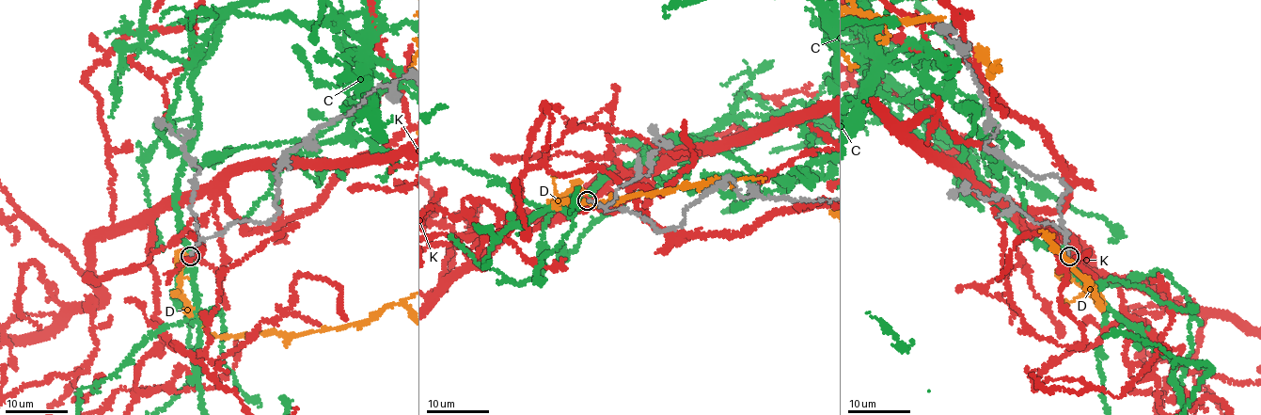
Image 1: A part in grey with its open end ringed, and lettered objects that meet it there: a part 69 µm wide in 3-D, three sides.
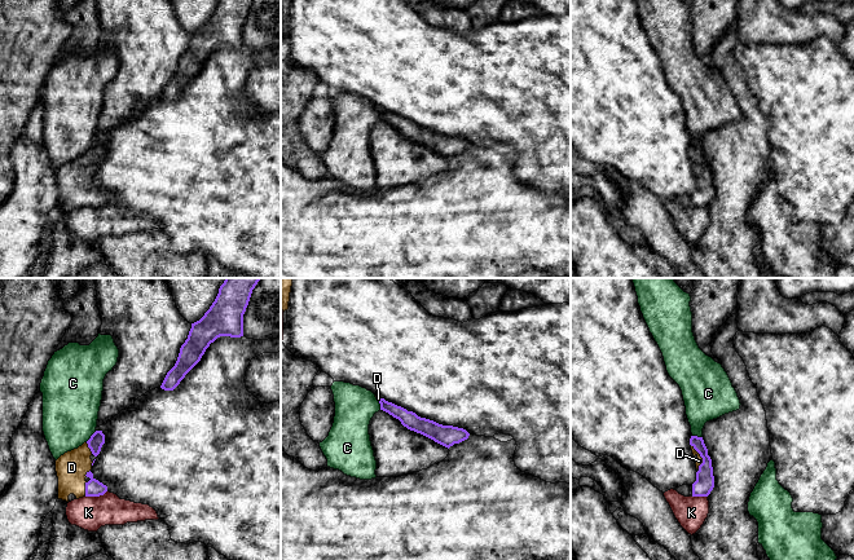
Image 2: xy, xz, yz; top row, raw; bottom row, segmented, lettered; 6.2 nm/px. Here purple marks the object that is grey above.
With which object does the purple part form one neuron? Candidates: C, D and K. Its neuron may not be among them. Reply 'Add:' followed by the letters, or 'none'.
Add: D

